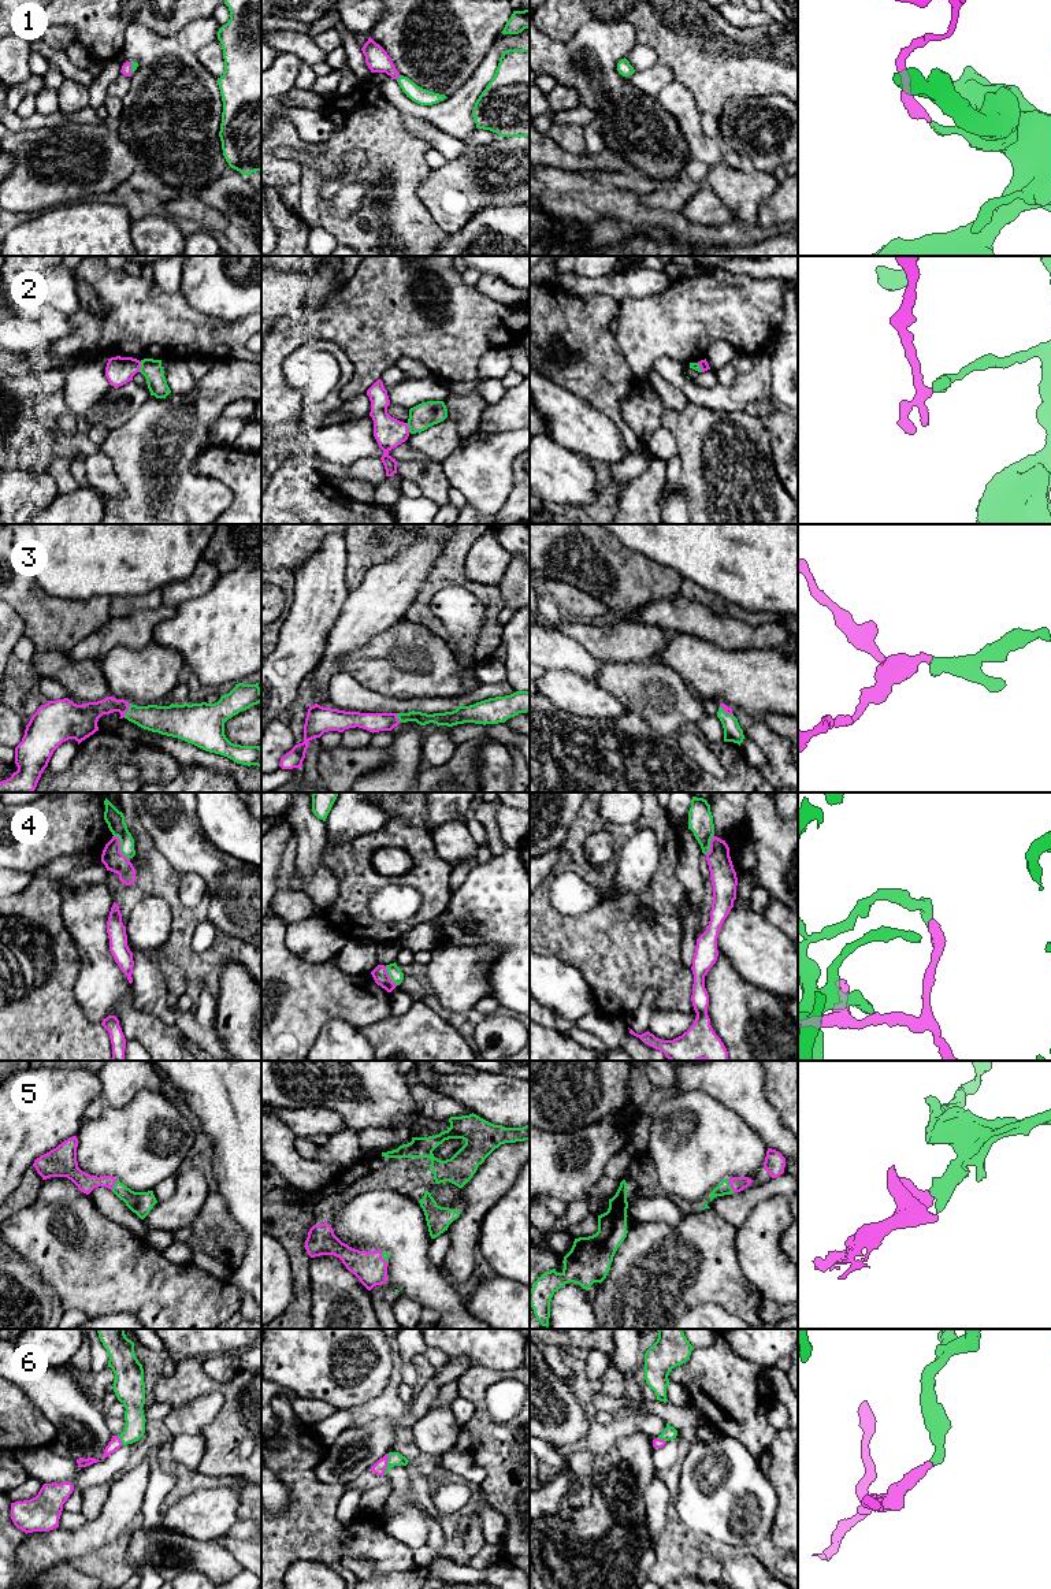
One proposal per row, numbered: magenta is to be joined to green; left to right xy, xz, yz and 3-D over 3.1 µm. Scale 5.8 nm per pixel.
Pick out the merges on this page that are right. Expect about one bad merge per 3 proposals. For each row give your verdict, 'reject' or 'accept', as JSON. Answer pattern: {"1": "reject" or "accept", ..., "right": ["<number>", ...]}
{"1": "accept", "2": "reject", "3": "accept", "4": "reject", "5": "accept", "6": "accept", "right": ["1", "3", "5", "6"]}

